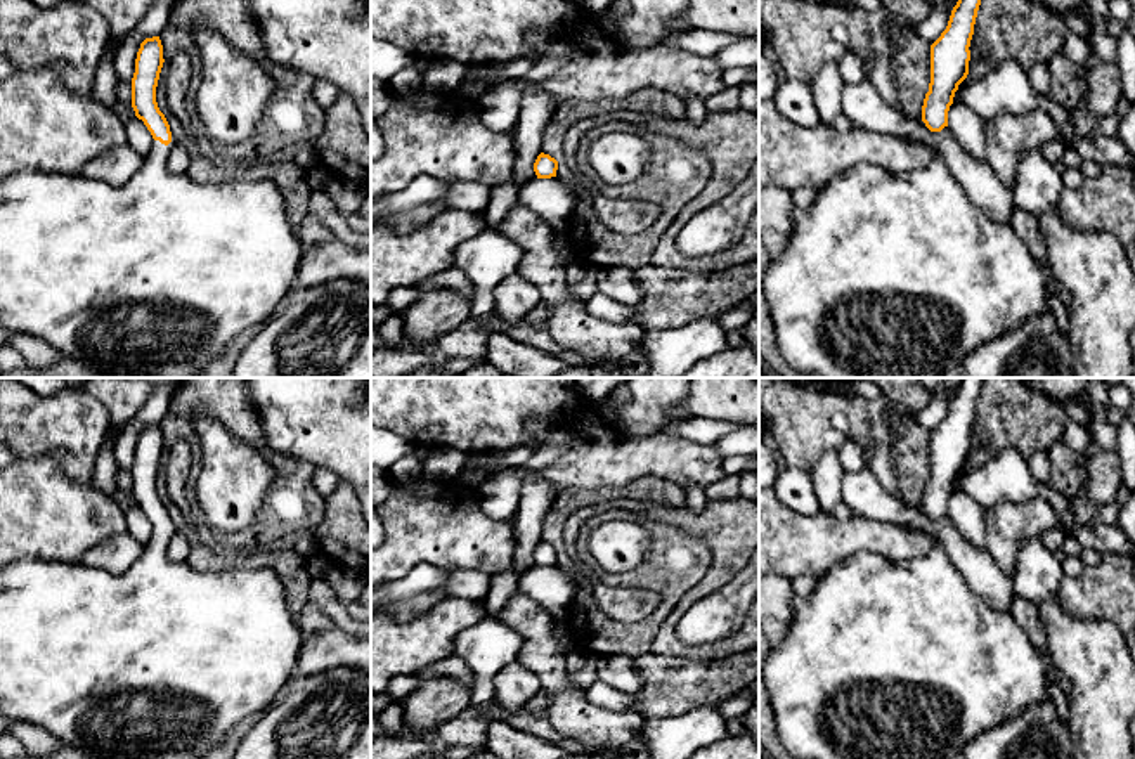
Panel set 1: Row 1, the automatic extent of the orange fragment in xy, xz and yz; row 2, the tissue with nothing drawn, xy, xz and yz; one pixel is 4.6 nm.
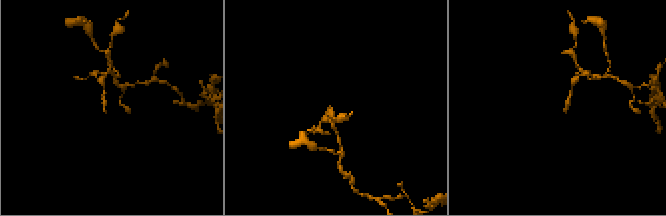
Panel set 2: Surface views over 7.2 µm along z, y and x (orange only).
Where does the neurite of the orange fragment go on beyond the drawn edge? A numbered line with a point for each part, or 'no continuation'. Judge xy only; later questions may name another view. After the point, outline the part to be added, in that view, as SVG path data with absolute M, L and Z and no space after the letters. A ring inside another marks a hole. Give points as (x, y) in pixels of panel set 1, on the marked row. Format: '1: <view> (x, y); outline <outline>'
1: xy (153, 278); outline M154 140L149 156L125 184L109 185L83 175L23 170L0 182L0 326L45 340L66 359L80 360L113 378L199 378L201 369L220 357L241 333L265 326L281 300L295 286L303 248L289 224L284 199L270 180L234 177L222 184L201 184L166 170L165 144Z

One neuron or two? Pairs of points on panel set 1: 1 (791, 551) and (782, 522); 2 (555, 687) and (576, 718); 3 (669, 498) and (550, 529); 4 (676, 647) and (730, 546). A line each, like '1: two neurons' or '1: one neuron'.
1: one neuron
2: one neuron
3: one neuron
4: one neuron

